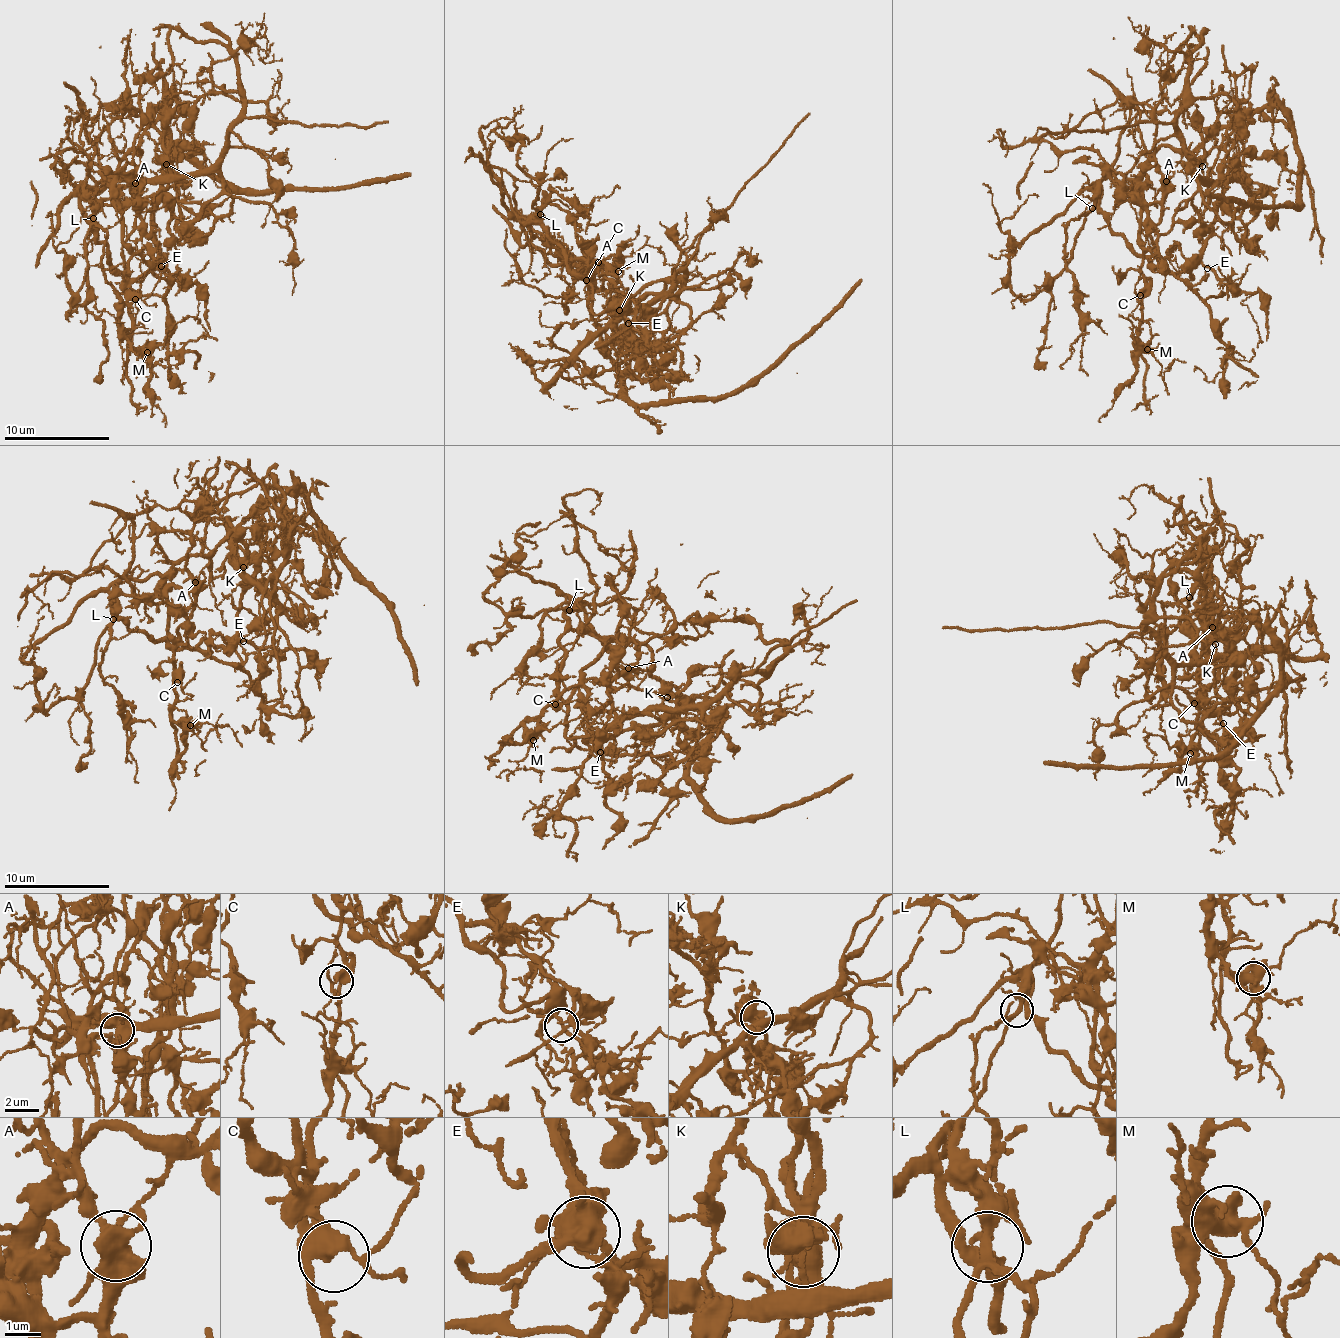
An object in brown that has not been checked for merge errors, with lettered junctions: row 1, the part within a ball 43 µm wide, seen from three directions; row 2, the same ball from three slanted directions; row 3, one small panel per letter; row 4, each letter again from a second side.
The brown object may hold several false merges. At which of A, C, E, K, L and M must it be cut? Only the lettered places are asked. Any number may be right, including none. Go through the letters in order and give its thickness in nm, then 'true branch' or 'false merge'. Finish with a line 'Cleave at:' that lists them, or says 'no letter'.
A: calibre 440 nm; false merge
C: calibre 340 nm; true branch
E: calibre 170 nm; true branch
K: calibre 240 nm; false merge
L: calibre 240 nm; true branch
M: calibre 400 nm; true branch
Cleave at: A, K

